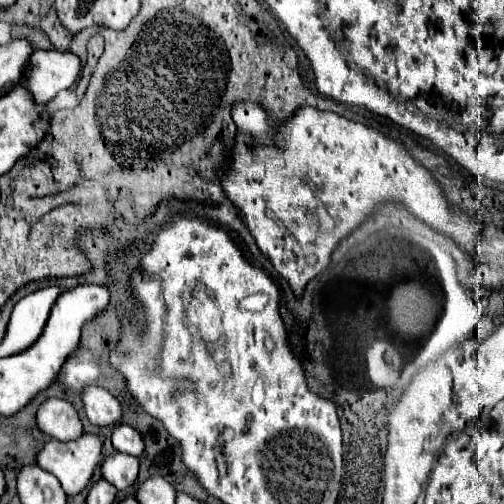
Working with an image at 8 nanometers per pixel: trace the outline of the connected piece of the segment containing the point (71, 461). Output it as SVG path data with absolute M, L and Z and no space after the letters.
M84 434L74 442L48 440L44 450L38 452L36 464L60 480L68 496L76 496L90 482L96 464L102 462L102 442Z

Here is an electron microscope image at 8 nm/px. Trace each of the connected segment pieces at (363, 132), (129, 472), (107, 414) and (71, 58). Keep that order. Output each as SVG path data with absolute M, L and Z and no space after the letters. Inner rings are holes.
M252 102L236 104L232 118L238 126L238 136L230 164L220 168L222 188L240 208L262 254L270 258L278 274L290 282L298 296L308 280L328 266L338 242L384 200L384 186L390 186L388 200L402 202L428 226L452 236L460 248L478 256L480 224L476 216L450 210L432 174L414 162L400 142L384 138L378 130L310 106L298 108L292 120L284 122L278 132L272 130L268 114ZM248 144L254 144L254 148L248 148ZM376 172L384 172L384 178L378 178ZM318 208L324 208L334 220L330 232L320 228Z
M114 452L110 456L104 458L102 462L102 478L110 484L114 484L114 488L118 490L126 490L128 486L134 484L136 476L138 476L138 458L128 456L128 454L120 454Z
M86 386L82 390L82 404L84 404L86 418L94 426L116 424L122 418L120 402L100 386Z
M34 50L28 58L28 64L24 66L24 80L20 86L28 88L32 94L32 100L36 104L48 104L58 92L70 88L80 72L80 58L70 52L56 52L56 50Z

